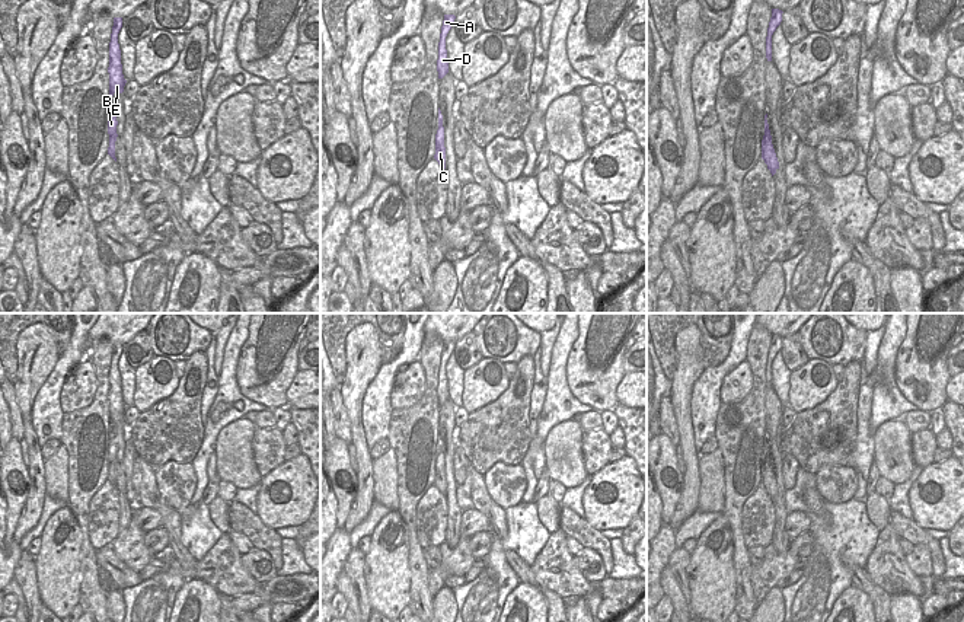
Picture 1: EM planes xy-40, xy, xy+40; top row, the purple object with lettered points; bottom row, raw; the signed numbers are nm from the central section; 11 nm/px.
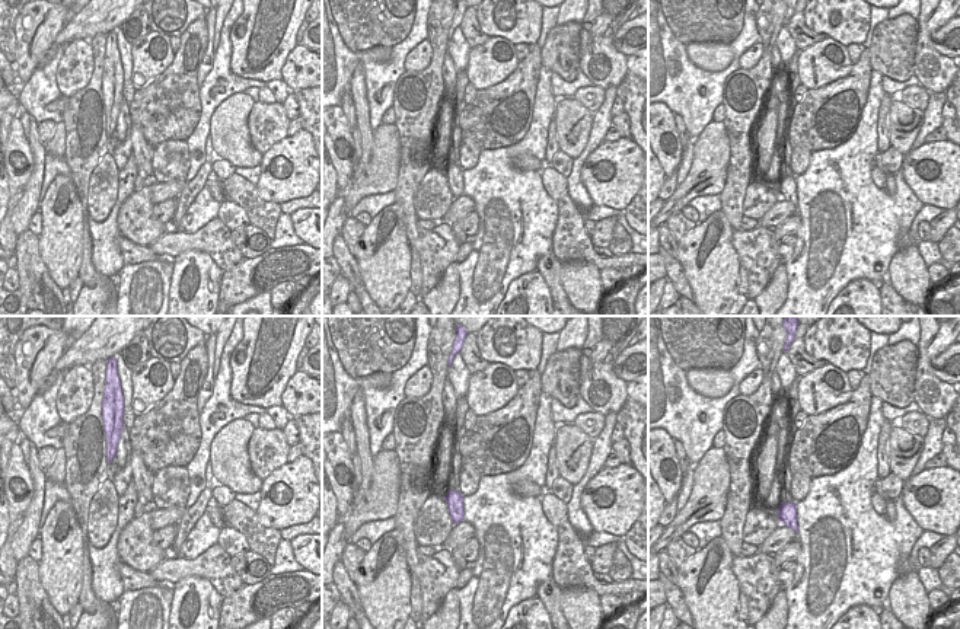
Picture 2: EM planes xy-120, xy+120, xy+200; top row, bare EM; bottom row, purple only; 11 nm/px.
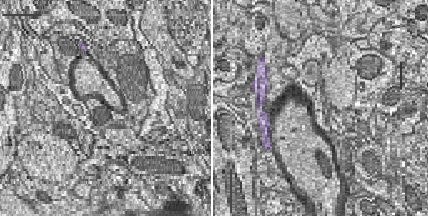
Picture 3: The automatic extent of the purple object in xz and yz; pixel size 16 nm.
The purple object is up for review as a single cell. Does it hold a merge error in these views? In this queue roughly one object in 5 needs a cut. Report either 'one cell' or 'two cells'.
one cell

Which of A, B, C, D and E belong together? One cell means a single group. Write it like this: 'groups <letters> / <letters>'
groups A B C D E

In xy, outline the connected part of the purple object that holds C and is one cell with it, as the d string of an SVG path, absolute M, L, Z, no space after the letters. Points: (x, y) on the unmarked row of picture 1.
M438 434L438 456L435 460L435 481L434 485L438 491L446 495L446 473L444 473L444 453L443 453L443 441Z

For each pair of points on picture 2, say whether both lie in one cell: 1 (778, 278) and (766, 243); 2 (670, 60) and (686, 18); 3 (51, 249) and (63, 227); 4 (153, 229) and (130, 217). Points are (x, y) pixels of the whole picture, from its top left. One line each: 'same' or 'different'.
1: different
2: different
3: same
4: same

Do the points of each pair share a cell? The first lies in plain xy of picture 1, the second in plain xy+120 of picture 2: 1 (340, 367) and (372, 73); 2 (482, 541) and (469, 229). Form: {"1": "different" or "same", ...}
{"1": "different", "2": "same"}

